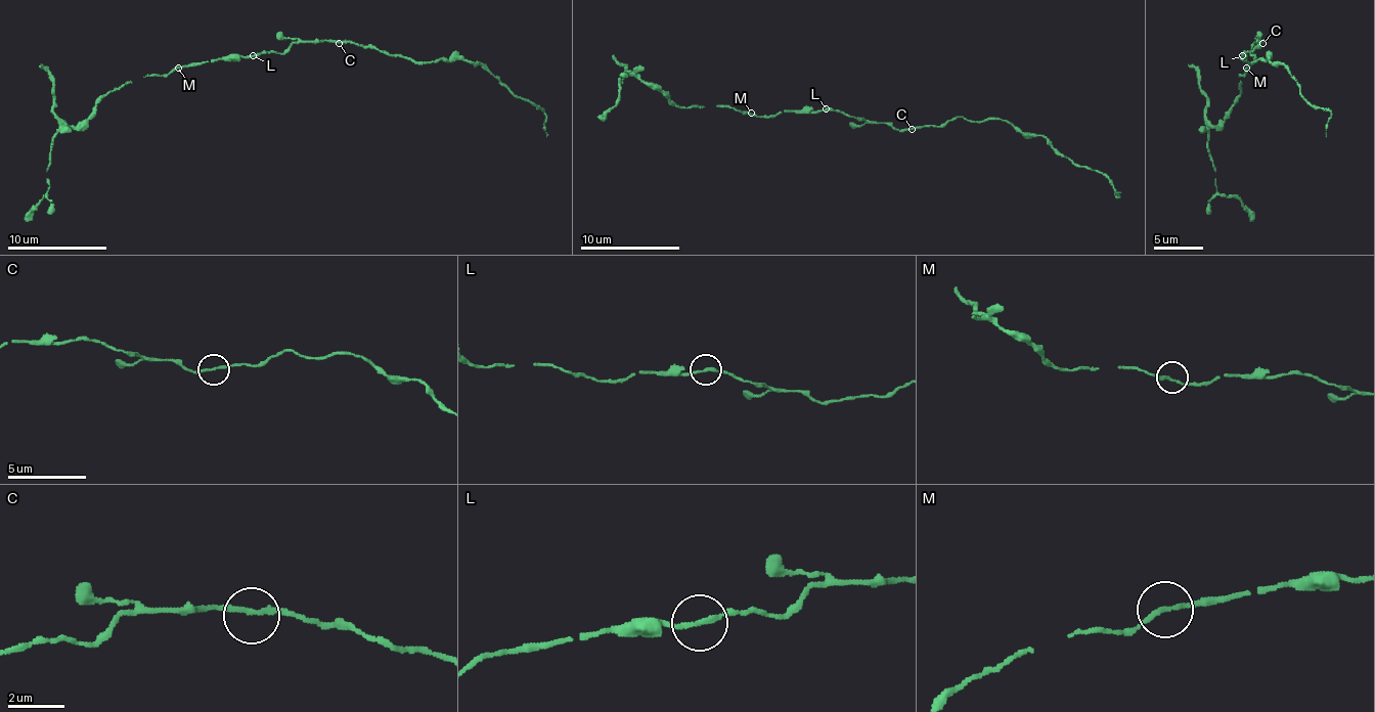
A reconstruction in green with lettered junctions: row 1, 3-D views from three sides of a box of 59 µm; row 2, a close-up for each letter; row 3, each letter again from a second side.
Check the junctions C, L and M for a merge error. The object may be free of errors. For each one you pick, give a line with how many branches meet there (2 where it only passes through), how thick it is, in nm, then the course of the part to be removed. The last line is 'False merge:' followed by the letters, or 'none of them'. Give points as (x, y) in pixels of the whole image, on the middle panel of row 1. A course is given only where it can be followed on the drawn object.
False merge: none of them

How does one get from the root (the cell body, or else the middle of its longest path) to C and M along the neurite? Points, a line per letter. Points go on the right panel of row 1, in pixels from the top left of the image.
C: (1246, 52), (1250, 52), (1255, 42), (1263, 42)
M: (1246, 52), (1243, 55), (1250, 64), (1246, 68)

